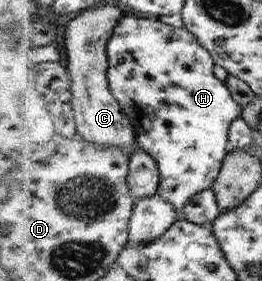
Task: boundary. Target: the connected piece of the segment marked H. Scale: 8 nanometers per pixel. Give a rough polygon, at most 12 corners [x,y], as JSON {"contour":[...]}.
{"contour":[[126,16],[113,92],[179,213],[244,105],[186,27]]}

